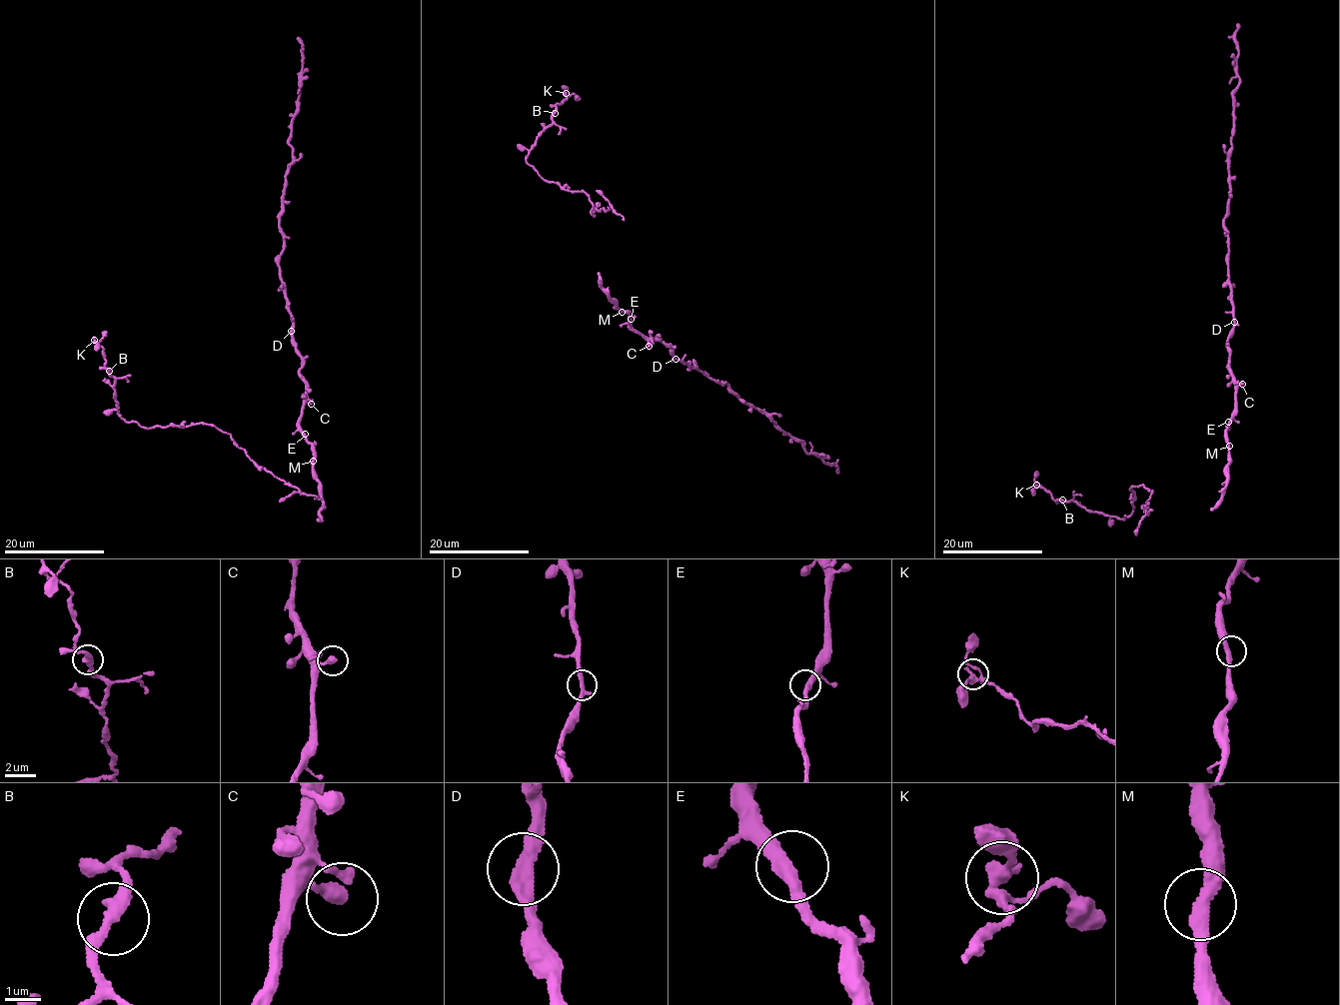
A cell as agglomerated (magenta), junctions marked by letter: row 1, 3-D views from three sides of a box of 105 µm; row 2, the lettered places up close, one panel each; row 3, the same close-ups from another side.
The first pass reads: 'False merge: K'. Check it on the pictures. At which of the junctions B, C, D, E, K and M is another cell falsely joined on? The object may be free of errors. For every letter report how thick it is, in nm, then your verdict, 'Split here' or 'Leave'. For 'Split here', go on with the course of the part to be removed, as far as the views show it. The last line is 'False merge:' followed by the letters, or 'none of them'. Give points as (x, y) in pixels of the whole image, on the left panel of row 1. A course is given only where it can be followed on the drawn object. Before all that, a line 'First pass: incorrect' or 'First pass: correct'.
First pass: incorrect
B: Thickness 320 nm. Leave
C: Thickness 400 nm. Leave
D: Thickness 360 nm. Leave
E: Thickness 320 nm. Leave
K: Thickness 280 nm. Leave
M: Thickness 340 nm. Leave
False merge: none of them

